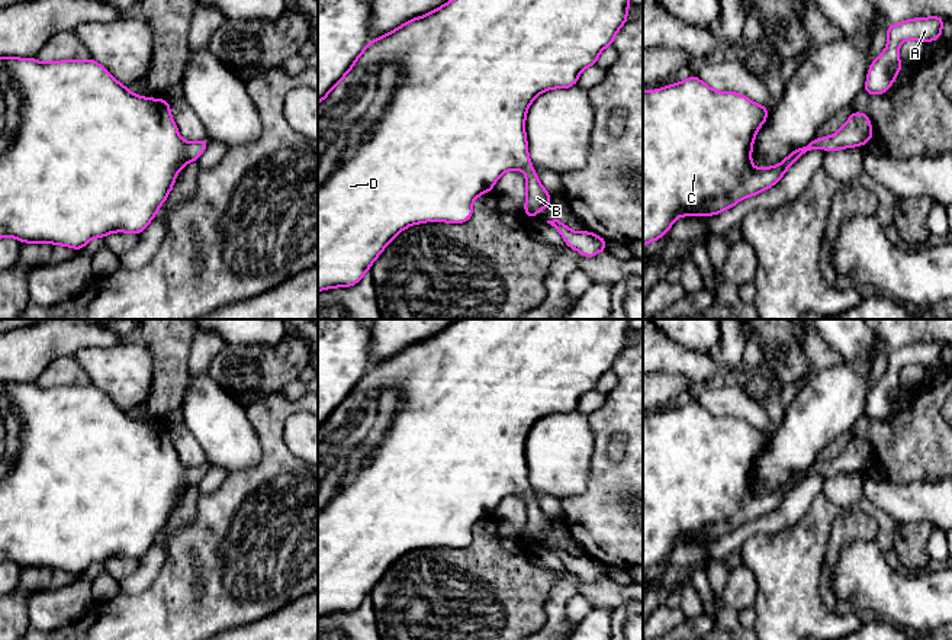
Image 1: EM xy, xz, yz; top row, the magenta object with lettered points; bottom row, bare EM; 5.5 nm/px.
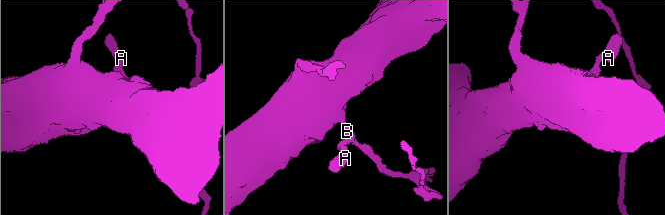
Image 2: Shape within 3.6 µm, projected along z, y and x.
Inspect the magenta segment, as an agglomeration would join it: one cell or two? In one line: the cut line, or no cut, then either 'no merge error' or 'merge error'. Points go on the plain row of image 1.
no cut; no merge error

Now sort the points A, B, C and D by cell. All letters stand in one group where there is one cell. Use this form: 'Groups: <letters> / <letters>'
Groups: A B C D

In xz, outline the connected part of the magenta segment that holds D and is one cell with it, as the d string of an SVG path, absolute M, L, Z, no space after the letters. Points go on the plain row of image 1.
M460 319L428 340L408 345L390 358L370 366L348 396L318 427L318 617L358 608L387 569L411 550L469 546L473 540L473 525L492 517L498 504L509 495L527 499L524 536L528 544L536 544L536 538L549 531L551 520L541 511L528 482L528 432L538 419L550 414L575 411L579 399L595 390L601 376L612 370L617 357L628 345L628 332L628 319Z

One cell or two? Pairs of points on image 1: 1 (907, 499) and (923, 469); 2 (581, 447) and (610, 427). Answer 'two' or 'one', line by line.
1: two
2: two

